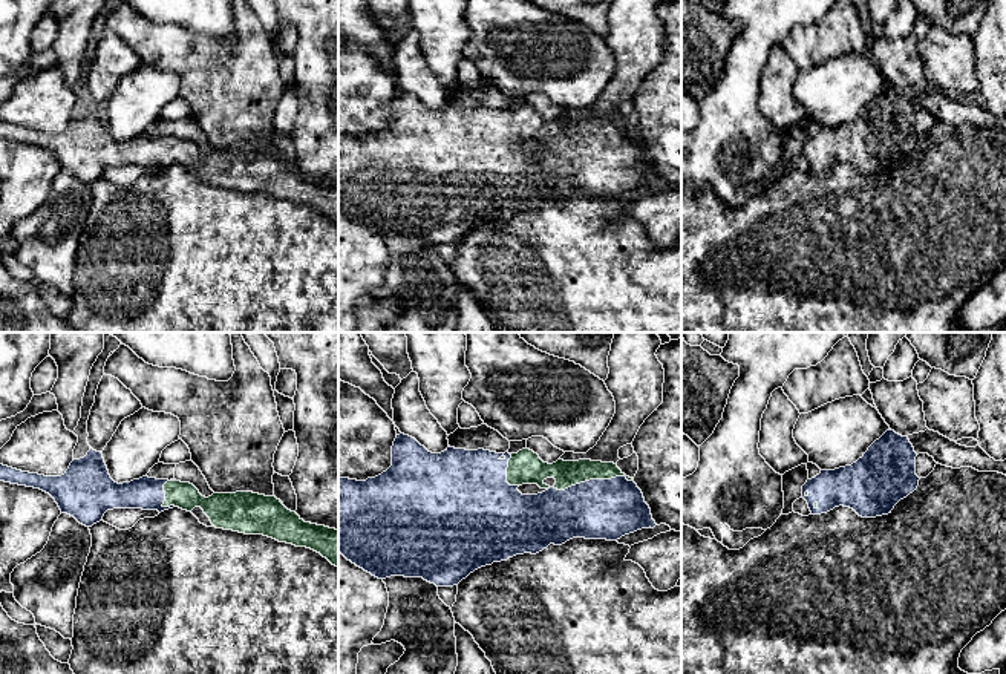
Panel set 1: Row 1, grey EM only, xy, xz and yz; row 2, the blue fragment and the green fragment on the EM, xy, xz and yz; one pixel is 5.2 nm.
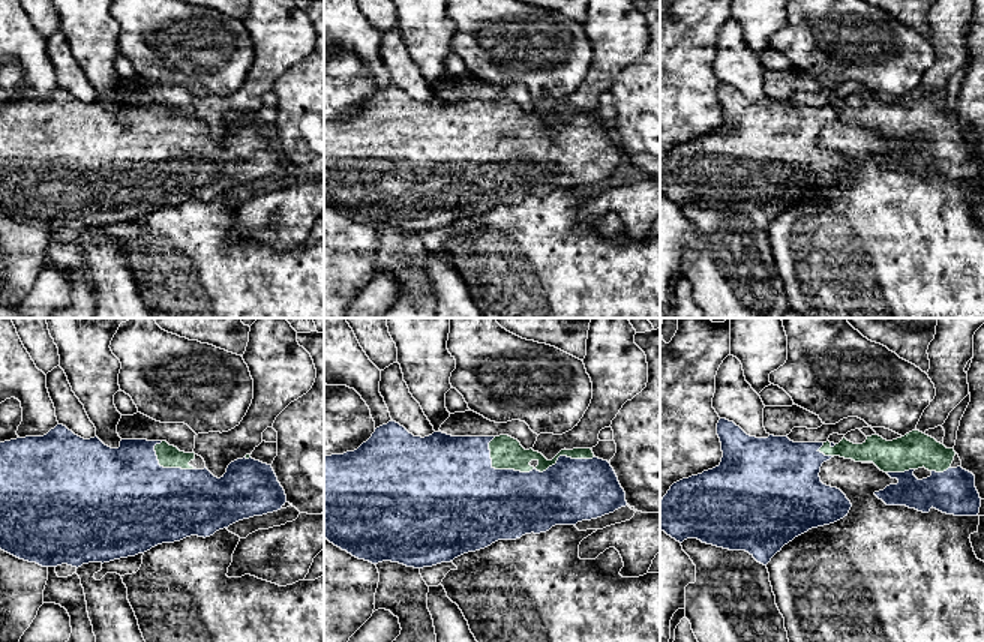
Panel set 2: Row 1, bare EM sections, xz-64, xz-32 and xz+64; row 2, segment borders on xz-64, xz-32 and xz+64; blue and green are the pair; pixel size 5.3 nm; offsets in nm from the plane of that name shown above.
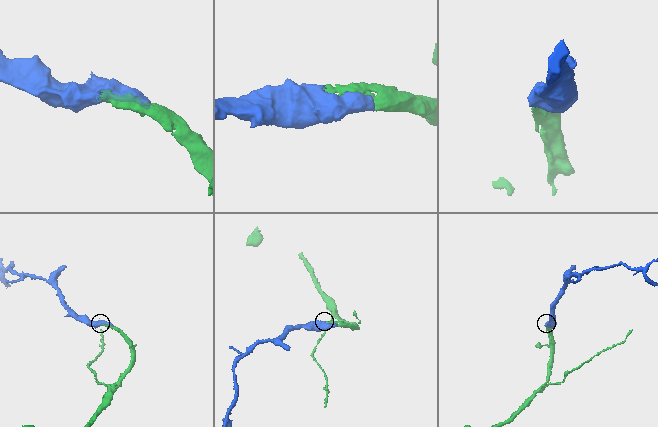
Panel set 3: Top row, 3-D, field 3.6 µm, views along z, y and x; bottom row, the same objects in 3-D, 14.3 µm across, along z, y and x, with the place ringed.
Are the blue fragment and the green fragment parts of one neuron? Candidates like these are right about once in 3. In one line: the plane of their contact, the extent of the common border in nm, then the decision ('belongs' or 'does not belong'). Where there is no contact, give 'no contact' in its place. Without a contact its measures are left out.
contact in xz; length 420 nm; belongs

